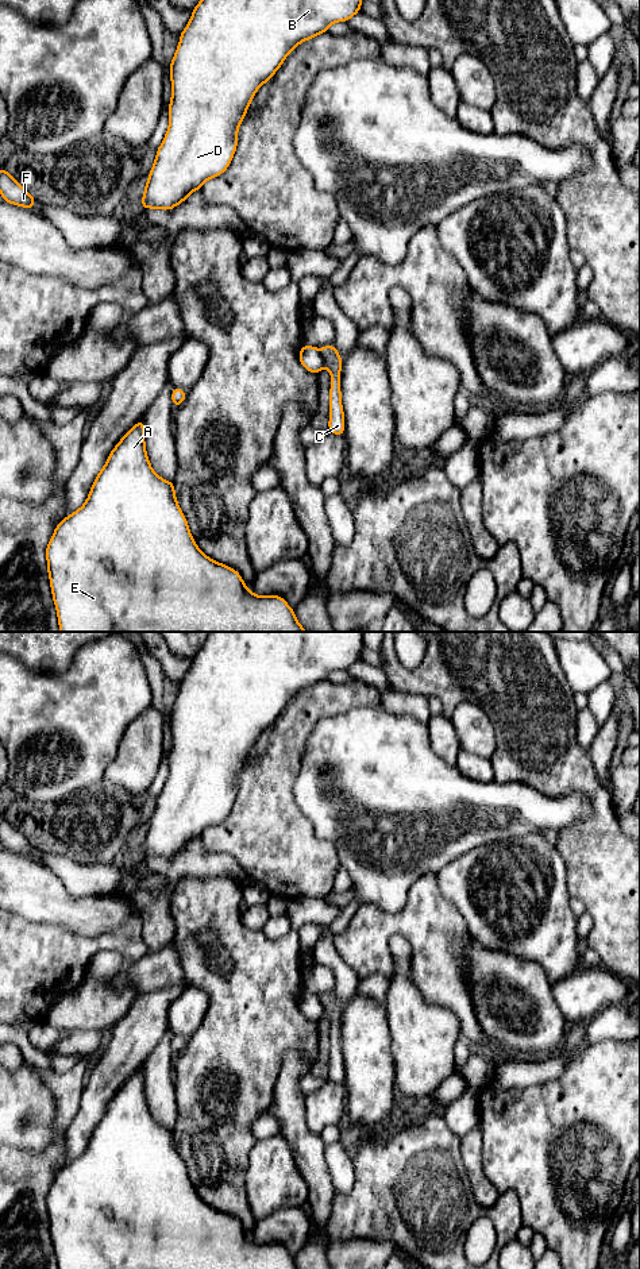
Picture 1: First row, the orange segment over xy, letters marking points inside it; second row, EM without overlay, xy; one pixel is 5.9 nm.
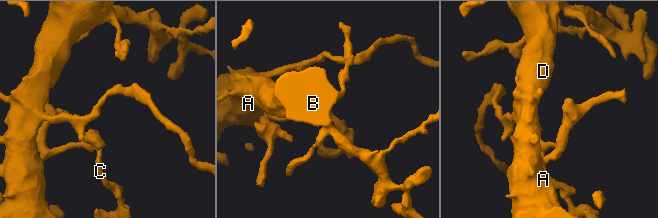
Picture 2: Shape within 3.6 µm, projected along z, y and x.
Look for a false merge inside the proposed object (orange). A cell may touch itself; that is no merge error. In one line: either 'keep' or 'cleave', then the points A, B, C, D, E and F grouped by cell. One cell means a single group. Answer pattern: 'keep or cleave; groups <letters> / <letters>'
keep; groups A B C D E F

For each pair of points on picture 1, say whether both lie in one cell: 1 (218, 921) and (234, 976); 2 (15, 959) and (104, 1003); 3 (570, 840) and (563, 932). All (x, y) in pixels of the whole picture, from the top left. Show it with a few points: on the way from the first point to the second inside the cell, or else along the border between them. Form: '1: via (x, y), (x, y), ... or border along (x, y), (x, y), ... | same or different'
1: via (218, 934), (219, 952), (230, 963) | same
2: border along (73, 988), (65, 992), (50, 1010) | different
3: border along (559, 853), (565, 863), (566, 888), (571, 895) | different

